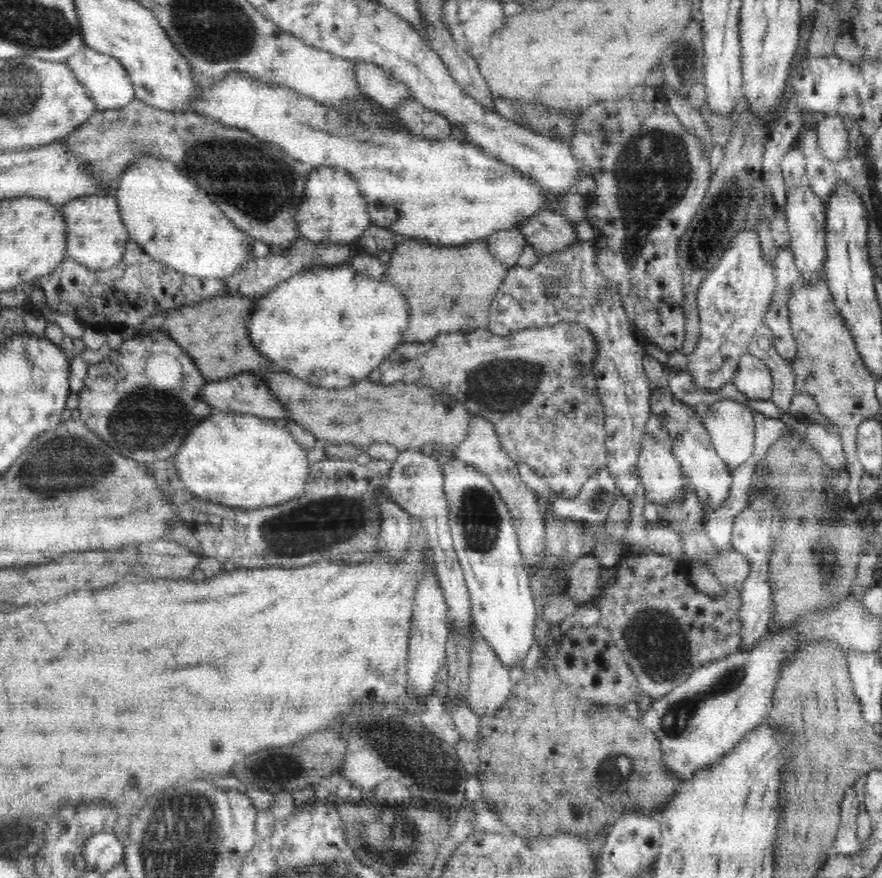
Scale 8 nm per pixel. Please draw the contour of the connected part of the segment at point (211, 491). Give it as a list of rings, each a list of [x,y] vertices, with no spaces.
[[[212,412],[186,435],[182,446],[172,457],[185,490],[194,496],[238,510],[276,506],[299,497],[309,475],[306,449],[294,441],[284,422],[273,421],[242,412]]]

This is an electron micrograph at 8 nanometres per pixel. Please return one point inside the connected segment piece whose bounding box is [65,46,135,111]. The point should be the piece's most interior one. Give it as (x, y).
(106, 82)

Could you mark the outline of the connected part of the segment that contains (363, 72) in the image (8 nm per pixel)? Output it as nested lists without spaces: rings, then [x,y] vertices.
[[[356,63],[355,74],[361,91],[386,110],[394,110],[402,102],[412,101],[405,84],[374,64]]]

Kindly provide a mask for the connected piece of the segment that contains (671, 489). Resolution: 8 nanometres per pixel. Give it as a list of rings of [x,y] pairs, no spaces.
[[[644,432],[637,467],[645,490],[645,500],[648,503],[655,503],[658,507],[677,503],[683,493],[684,485],[689,482],[689,478],[683,475],[681,464],[674,458],[673,452],[649,433]]]

